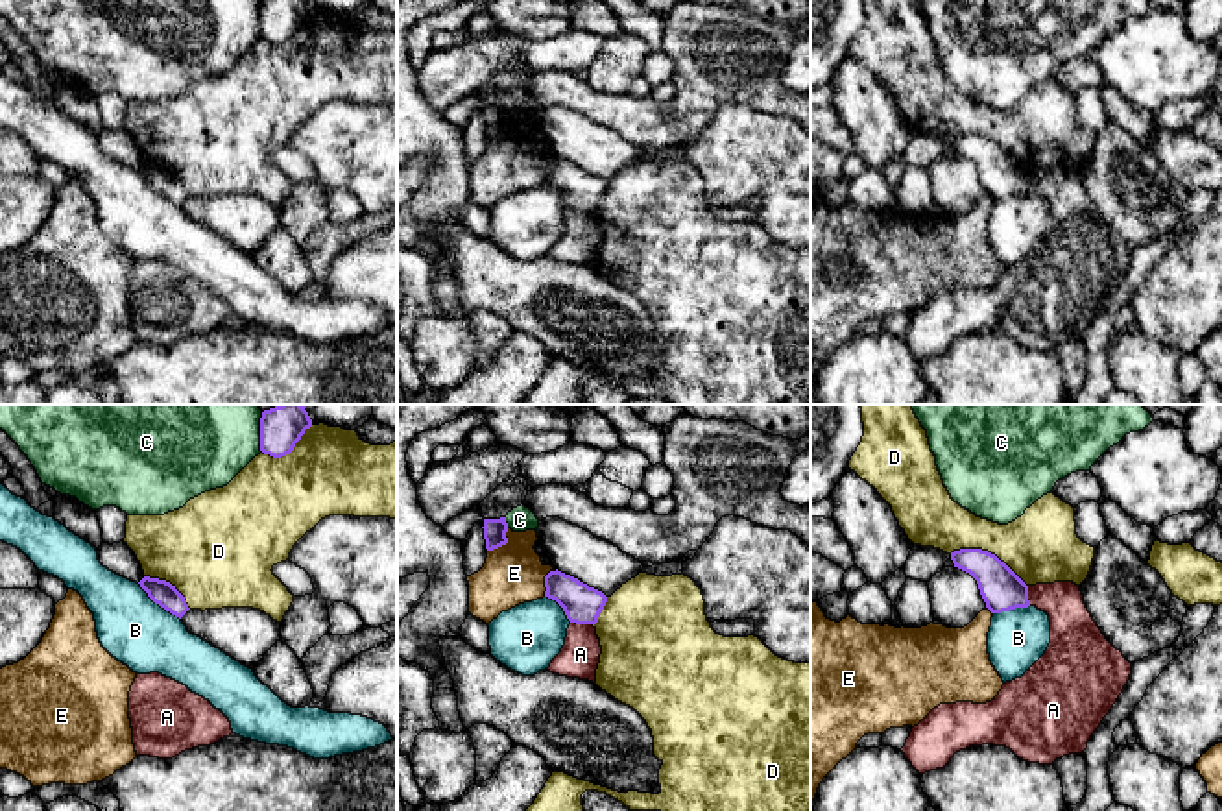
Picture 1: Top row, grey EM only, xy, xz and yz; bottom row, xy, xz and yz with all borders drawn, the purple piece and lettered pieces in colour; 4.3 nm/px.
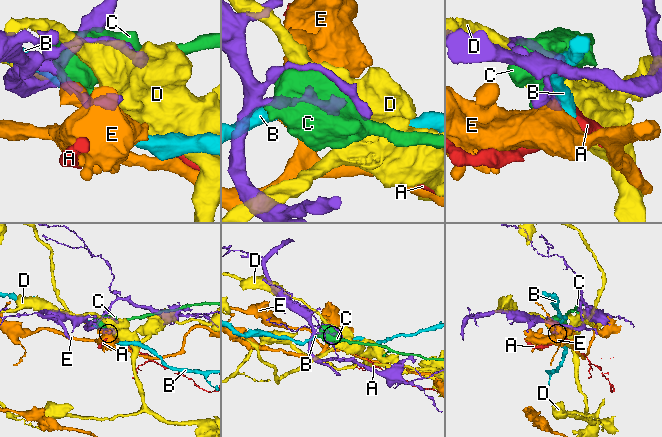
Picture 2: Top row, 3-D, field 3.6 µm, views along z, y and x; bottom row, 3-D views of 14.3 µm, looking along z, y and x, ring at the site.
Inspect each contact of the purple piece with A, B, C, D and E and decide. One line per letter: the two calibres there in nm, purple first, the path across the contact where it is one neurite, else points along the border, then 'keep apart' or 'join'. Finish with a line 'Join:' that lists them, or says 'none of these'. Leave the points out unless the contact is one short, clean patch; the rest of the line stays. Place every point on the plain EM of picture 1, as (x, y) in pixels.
A: 170/170 nm | along xz (571, 207), (593, 213) | keep apart
B: 110/300 nm | keep apart
C: 100/110 nm | keep apart
D: 180/320 nm | keep apart
E: 100/260 nm | along xz (508, 115), (506, 128), (488, 137) | keep apart
Join: none of these

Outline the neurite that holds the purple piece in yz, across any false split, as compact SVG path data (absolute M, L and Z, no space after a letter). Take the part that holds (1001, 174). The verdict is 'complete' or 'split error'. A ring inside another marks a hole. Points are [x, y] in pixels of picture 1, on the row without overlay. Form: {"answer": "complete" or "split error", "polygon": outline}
{"answer": "complete", "polygon": "M960 135L951 139L951 146L954 153L977 166L991 200L1030 192L1028 172L995 140L982 135Z"}

